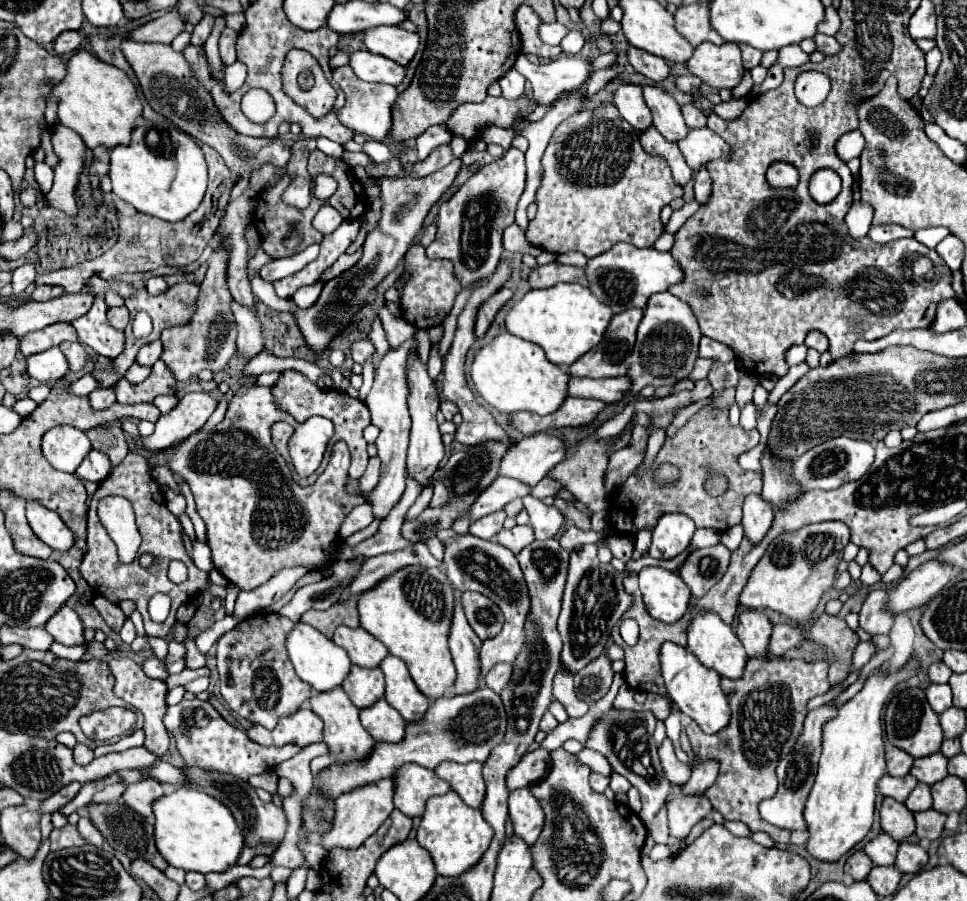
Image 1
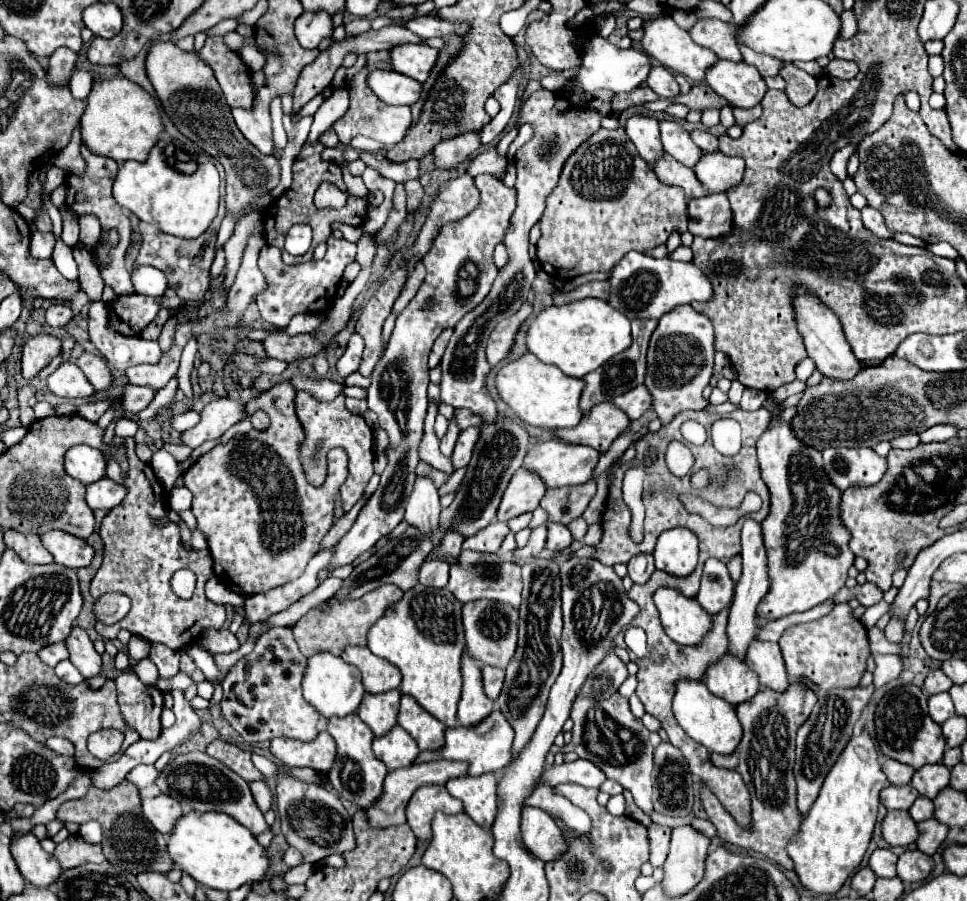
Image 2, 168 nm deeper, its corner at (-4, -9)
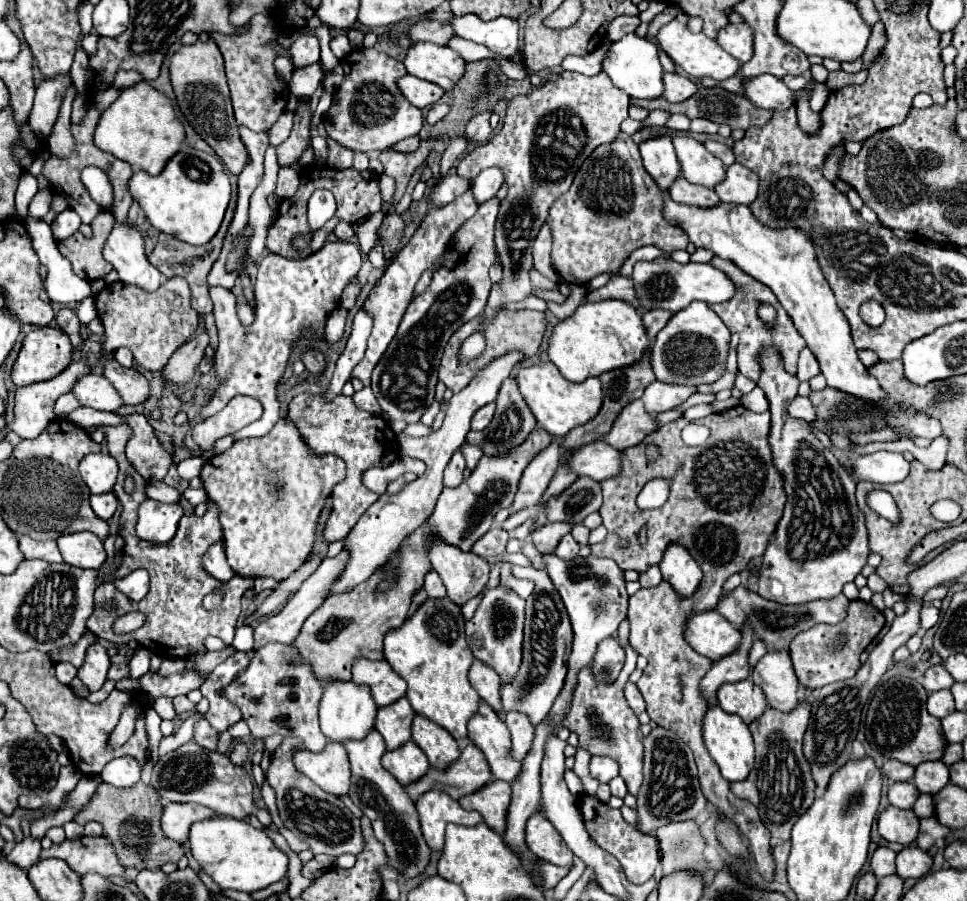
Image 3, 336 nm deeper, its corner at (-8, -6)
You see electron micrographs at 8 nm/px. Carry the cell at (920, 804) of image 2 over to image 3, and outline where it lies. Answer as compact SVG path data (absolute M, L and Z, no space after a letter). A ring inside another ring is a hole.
M920 794L918 802L914 804L914 814L918 818L928 818L928 816L934 816L934 802L932 802L932 796L928 794Z

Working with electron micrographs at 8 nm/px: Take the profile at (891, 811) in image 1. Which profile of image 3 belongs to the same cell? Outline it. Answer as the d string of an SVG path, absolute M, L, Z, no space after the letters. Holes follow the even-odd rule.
M888 806L878 818L878 832L888 842L908 846L918 836L918 818L912 810Z

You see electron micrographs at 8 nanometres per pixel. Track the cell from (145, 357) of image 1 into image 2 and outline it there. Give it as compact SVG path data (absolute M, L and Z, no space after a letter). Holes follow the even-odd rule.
M102 301L92 303L88 309L88 335L94 347L114 369L128 369L138 363L156 363L162 351L157 341L130 339L110 331L106 305Z

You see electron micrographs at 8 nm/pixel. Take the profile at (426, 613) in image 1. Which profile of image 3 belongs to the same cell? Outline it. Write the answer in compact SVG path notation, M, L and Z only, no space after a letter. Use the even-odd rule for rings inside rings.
M448 596L440 600L428 598L410 618L404 620L402 626L386 632L384 658L394 672L406 680L406 698L414 712L440 724L456 740L466 738L466 722L476 712L480 696L474 692L470 680L466 680L474 654L466 644L464 616L458 604Z

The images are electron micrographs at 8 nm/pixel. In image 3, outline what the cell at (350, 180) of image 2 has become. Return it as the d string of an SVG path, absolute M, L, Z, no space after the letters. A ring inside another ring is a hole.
M328 138L328 148L330 148L330 154L328 154L328 166L330 168L338 170L338 168L350 168L352 166L354 152L350 148L344 148L330 138Z

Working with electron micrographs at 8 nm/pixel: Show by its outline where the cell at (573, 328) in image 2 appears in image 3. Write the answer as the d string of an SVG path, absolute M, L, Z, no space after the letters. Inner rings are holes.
M624 300L584 302L572 316L554 326L548 342L548 358L558 366L566 380L584 382L590 376L600 376L602 372L638 362L648 346L650 342L642 324L642 316L634 306Z

